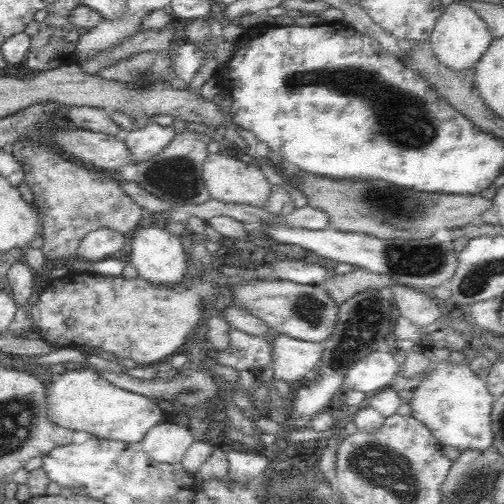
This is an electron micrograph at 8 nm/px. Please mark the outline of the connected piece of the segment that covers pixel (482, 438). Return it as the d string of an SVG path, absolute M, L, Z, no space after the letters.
M450 361L429 364L429 368L433 368L433 373L426 377L413 392L412 416L434 435L434 438L442 445L442 447L451 447L466 451L483 451L494 449L494 431L492 431L492 410L494 408L495 399L487 390L486 383L480 380L478 376L466 365L450 363Z

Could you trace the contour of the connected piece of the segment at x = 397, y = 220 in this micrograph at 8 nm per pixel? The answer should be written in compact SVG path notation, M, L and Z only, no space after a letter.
M302 172L299 176L299 187L308 197L308 205L326 212L332 229L364 233L381 239L430 238L440 229L450 231L476 221L478 214L488 210L490 203L490 200L478 195L422 194L386 182L340 181Z

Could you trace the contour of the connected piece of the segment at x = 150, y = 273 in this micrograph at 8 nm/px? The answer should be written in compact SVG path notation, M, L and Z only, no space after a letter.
M154 225L138 227L130 234L127 239L132 243L130 262L136 269L137 276L158 287L175 287L184 281L184 275L189 268L187 265L189 256L178 237L179 235L170 233L166 228L156 228Z

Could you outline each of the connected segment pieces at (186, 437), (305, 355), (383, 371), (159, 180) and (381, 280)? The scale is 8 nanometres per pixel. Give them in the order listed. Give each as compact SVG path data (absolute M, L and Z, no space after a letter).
M170 422L154 426L139 443L152 461L159 464L177 464L182 462L194 441L186 426Z
M286 334L275 335L272 340L271 368L275 378L284 382L308 379L315 373L316 362L321 360L322 346Z
M373 351L348 368L342 380L342 391L356 390L367 396L376 394L397 378L399 366L395 357L398 351Z
M189 131L179 133L160 154L156 154L154 162L147 160L142 164L142 172L140 172L140 163L135 164L136 180L134 182L138 183L138 186L142 187L145 192L167 204L180 206L206 204L212 200L204 179L201 177L202 165L208 155L206 147L200 133Z
M356 269L356 272L335 276L323 282L323 287L338 304L352 298L355 294L365 290L378 290L378 288L391 288L393 280L386 275L376 274L369 270Z

